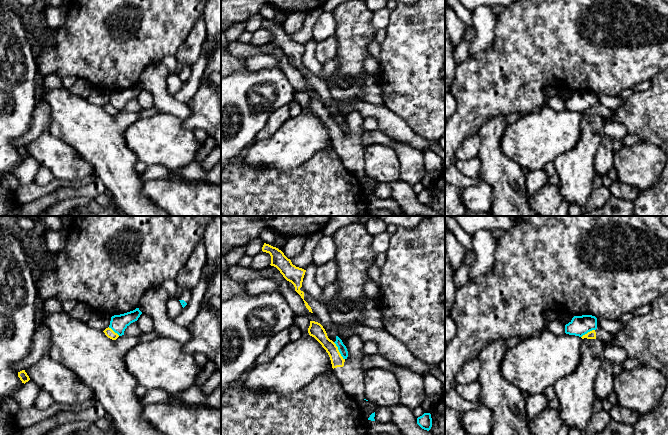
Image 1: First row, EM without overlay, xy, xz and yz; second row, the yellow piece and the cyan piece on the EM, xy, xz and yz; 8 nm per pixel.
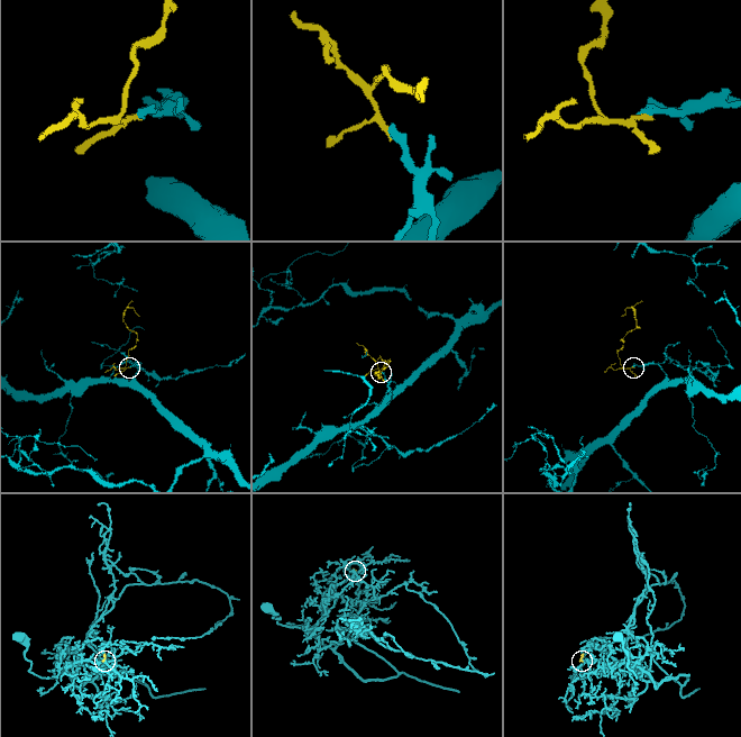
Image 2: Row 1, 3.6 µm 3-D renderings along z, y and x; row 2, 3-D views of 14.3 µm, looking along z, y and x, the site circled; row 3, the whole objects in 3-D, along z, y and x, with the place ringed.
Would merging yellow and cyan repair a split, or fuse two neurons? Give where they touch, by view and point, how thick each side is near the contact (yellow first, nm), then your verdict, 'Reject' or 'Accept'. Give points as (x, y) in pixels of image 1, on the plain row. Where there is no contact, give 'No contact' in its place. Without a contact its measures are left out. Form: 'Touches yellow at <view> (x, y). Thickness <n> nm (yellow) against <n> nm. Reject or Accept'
Touches yellow at xz (338, 127). Thickness 120 nm (yellow) against 70 nm. Reject

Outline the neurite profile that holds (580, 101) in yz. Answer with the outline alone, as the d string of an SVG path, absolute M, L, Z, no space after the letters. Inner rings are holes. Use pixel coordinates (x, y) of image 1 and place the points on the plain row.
M592 91L574 92L572 96L565 101L565 109L582 113L592 106L597 105L597 94Z

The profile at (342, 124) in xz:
M336 112L336 117L334 119L338 123L338 126L341 132L343 133L343 135L347 135L348 127L347 127L346 122L343 120L342 116L338 112Z

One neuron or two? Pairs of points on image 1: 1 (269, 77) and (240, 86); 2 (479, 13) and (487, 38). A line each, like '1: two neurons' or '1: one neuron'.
1: one neuron
2: one neuron

